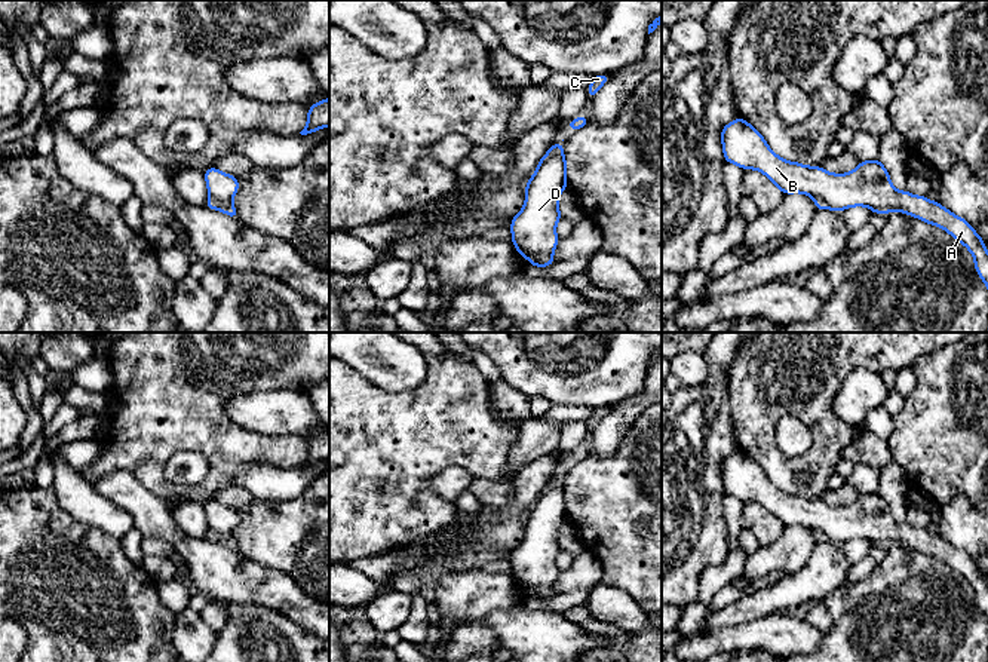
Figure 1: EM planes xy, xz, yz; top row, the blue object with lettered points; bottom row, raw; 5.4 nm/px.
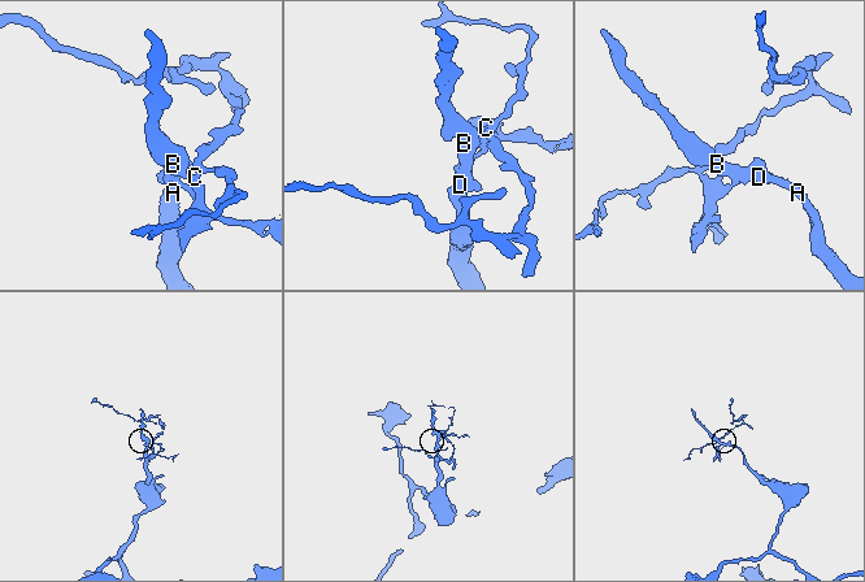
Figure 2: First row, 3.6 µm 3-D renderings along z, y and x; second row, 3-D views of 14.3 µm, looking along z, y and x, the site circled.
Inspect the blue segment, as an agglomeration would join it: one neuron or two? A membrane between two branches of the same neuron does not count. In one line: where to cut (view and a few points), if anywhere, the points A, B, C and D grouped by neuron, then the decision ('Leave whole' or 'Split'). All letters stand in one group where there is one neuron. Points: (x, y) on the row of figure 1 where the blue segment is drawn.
Split along xy (209, 196), (230, 202). Groups: A B D / C. Split

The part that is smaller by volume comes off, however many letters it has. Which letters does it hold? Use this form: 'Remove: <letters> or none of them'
Remove: C

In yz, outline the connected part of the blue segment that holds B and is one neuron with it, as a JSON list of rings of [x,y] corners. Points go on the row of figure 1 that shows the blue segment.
[[[742,117],[721,129],[721,142],[725,162],[760,171],[783,194],[820,197],[835,212],[852,206],[868,206],[875,214],[899,211],[943,229],[972,252],[975,269],[988,288],[985,240],[963,217],[954,215],[939,202],[906,190],[898,191],[878,159],[862,160],[849,174],[831,174],[820,166],[788,162],[773,153],[763,135]]]

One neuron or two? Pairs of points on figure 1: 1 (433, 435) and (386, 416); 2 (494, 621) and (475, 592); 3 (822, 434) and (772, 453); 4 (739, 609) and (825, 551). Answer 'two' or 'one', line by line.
1: one
2: two
3: one
4: one

